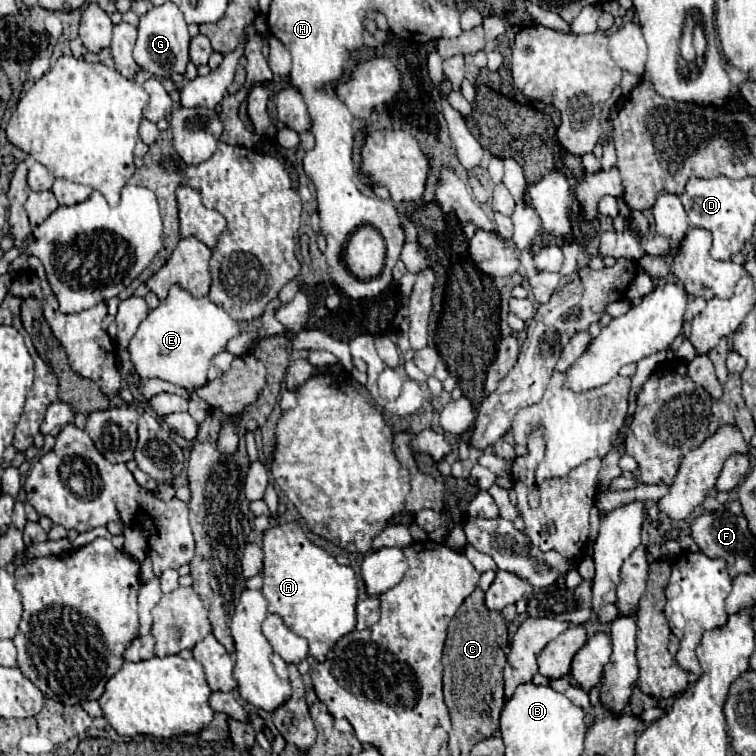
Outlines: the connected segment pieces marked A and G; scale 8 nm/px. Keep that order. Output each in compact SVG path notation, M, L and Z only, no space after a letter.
M289 522L289 524L279 524L275 528L269 528L263 536L263 594L269 600L269 612L277 614L283 618L285 626L293 630L297 636L305 638L309 642L309 656L315 658L317 662L323 662L327 652L335 646L335 642L355 630L355 602L357 602L357 576L353 568L341 566L335 562L331 554L327 554L323 548L315 546L313 542L307 540L305 532L301 530L299 524Z
M165 2L163 6L157 6L149 10L145 16L141 16L139 22L139 34L137 34L137 46L133 50L133 58L139 64L139 68L151 72L157 78L165 78L171 74L185 74L185 66L189 62L189 32L187 22L181 14L181 10L173 2Z

